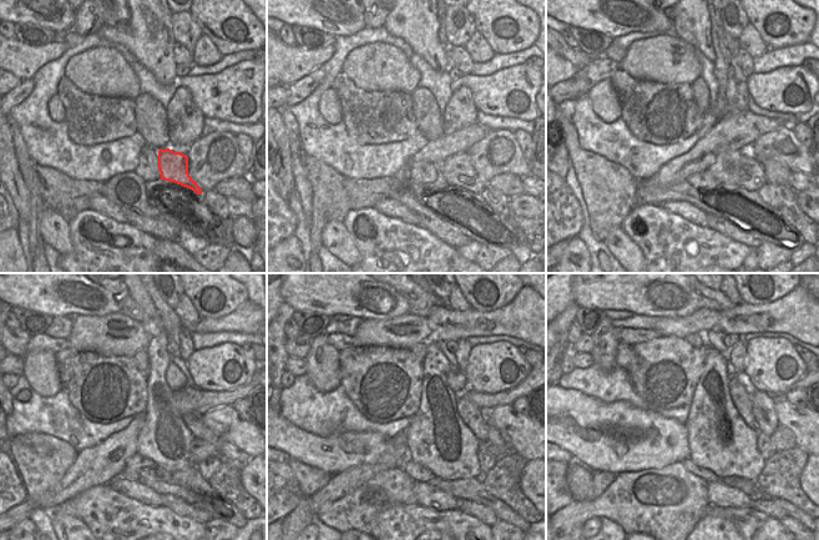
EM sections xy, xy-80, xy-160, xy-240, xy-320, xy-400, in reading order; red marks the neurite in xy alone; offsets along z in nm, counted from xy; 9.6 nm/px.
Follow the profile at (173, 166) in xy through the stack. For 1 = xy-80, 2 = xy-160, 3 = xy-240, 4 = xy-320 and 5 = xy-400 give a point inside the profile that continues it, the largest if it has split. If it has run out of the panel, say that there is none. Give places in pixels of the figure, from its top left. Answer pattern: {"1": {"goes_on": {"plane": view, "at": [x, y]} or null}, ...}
{"1": {"goes_on": {"plane": "xy-80", "at": [458, 170]}}, "2": {"goes_on": {"plane": "xy-160", "at": [751, 175]}}, "3": {"goes_on": {"plane": "xy-240", "at": [200, 449]}}, "4": {"goes_on": {"plane": "xy-320", "at": [485, 447]}}, "5": {"goes_on": {"plane": "xy-400", "at": [782, 439]}}}

